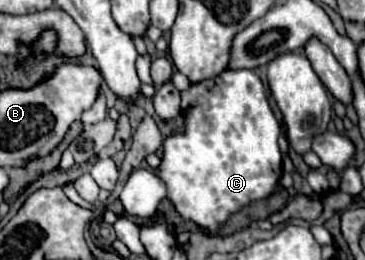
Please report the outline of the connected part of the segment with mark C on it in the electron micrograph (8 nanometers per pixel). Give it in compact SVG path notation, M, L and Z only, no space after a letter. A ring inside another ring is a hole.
M223 70L219 76L215 76L215 78L207 80L207 82L191 84L189 90L181 92L181 98L183 98L181 110L183 110L185 120L187 120L185 134L177 134L177 132L175 132L171 138L165 140L165 144L163 144L163 160L161 160L161 168L157 170L157 174L159 174L159 178L163 178L163 182L165 182L165 186L167 186L167 198L175 204L177 212L179 212L183 218L187 218L187 220L195 222L197 226L201 226L203 230L215 234L217 228L219 228L233 212L239 212L243 206L247 206L247 204L253 202L253 200L261 200L261 198L267 198L267 196L273 194L275 184L277 184L277 180L279 180L279 176L281 176L281 150L279 150L279 144L277 144L277 140L279 140L279 124L277 124L277 120L275 120L275 116L273 116L273 112L271 112L271 108L269 108L269 102L267 102L267 96L265 96L265 88L263 88L259 76L257 76L253 70Z

